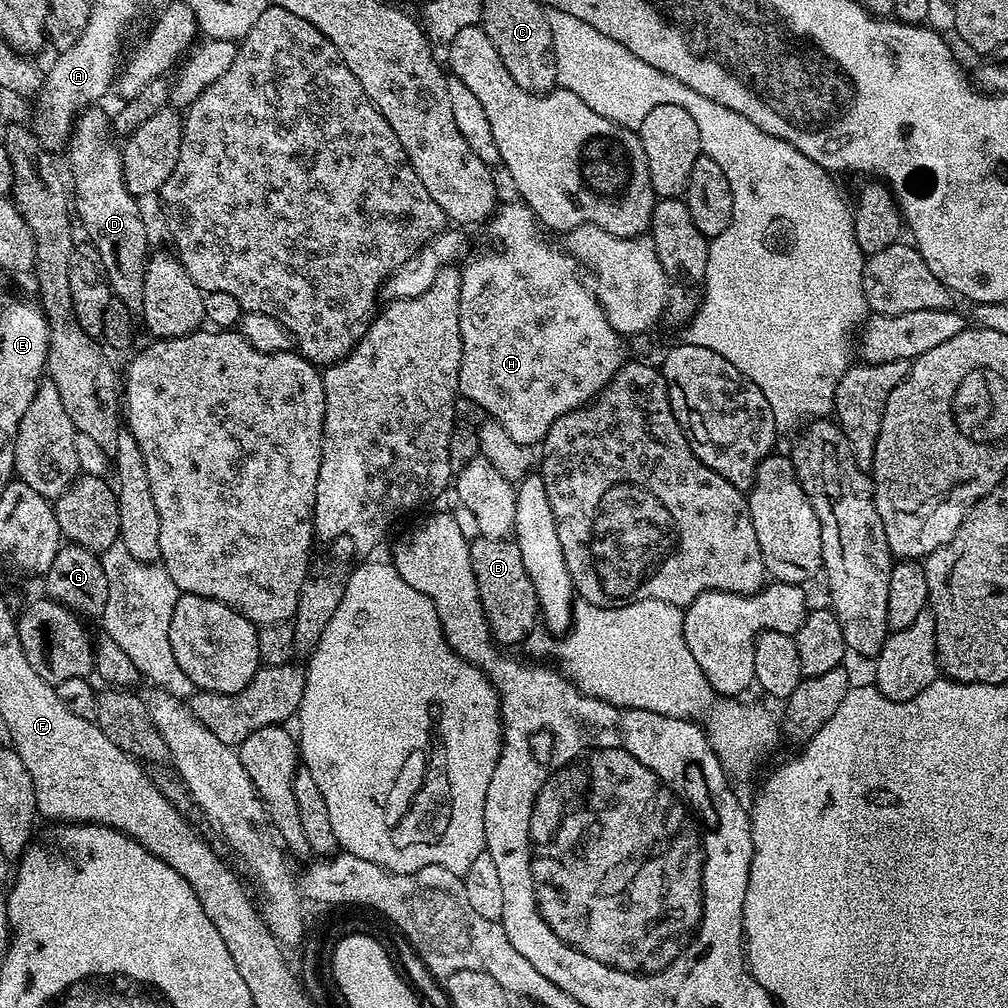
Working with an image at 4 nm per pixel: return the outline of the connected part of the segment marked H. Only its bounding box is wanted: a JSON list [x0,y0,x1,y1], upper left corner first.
[458,203,626,446]

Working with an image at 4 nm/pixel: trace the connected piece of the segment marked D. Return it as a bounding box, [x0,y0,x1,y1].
[66,106,150,314]

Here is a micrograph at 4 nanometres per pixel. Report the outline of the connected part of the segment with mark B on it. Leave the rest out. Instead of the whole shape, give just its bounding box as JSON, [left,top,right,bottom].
[468,535,540,646]

